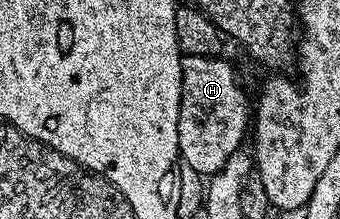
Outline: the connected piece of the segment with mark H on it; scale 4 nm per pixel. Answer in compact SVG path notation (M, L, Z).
M221 55L182 57L182 97L180 98L180 118L178 119L178 154L181 160L188 162L204 178L209 178L228 162L228 158L243 143L242 135L247 135L252 120L252 104L246 101L242 88L238 85L238 76L228 61Z

